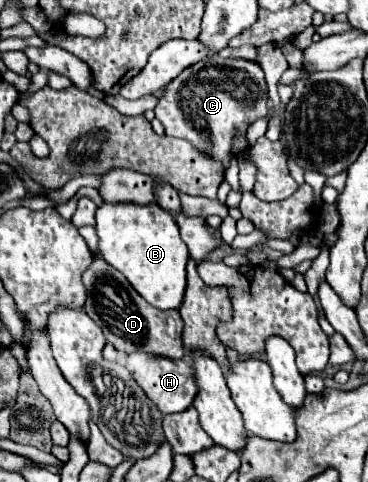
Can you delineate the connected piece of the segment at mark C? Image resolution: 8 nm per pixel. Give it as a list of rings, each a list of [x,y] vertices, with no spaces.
[[[220,55],[208,57],[190,69],[184,69],[172,85],[166,85],[166,97],[156,105],[156,117],[164,125],[166,135],[180,137],[210,153],[228,167],[230,141],[234,129],[248,129],[248,125],[268,113],[268,87],[260,65],[242,59],[222,59]]]

